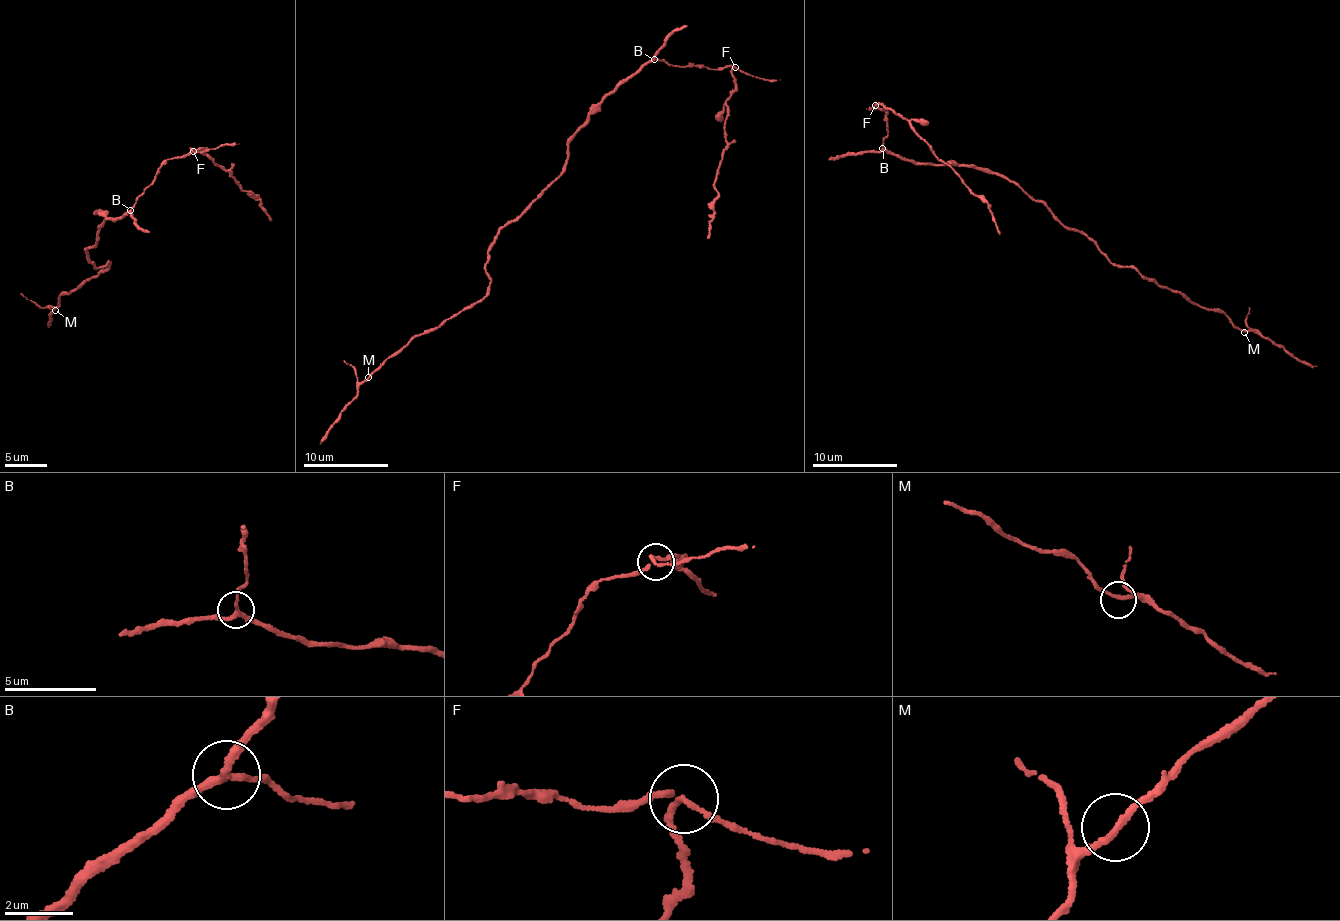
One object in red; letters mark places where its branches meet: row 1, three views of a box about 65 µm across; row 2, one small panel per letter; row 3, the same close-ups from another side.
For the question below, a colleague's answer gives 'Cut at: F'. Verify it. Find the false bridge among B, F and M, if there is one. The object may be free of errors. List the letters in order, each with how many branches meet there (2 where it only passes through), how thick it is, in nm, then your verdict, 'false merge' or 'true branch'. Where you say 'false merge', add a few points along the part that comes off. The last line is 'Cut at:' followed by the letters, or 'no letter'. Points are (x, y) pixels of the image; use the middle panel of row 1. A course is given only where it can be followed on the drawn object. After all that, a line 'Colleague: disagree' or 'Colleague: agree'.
B: branches 3; calibre 200 nm; true branch
F: branches 3; calibre 170 nm; false merge; course (734, 67), (735, 88), (727, 105), (724, 149), (714, 184), (708, 237)
M: branches 2; calibre 190 nm; true branch
Cut at: F
Colleague: agree

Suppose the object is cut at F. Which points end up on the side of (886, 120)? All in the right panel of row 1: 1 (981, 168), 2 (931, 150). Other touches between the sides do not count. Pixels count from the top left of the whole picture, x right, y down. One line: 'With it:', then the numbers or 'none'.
With it: 1

